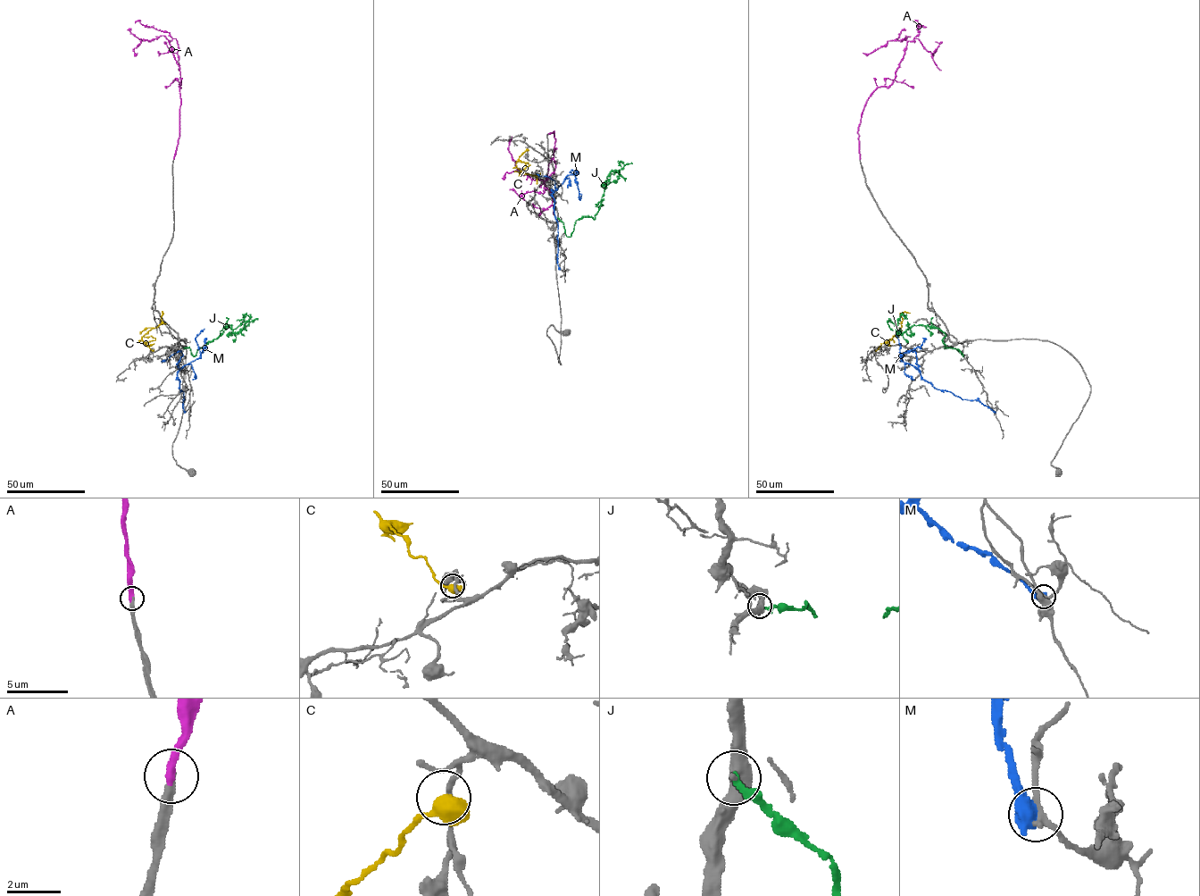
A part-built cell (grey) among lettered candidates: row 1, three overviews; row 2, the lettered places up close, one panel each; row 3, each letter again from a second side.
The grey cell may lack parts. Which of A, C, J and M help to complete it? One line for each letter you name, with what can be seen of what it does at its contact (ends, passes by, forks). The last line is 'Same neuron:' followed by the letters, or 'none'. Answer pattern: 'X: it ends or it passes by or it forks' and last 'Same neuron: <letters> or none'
A: it ends
Same neuron: A

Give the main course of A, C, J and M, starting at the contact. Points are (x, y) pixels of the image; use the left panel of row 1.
A: (173, 158), (179, 126), (179, 68), (169, 40), (163, 36), (141, 40), (134, 48), (137, 53)
C: (152, 349), (141, 338), (161, 322), (162, 313)
J: (183, 347), (189, 347), (195, 356), (228, 325), (237, 332), (247, 322), (246, 330)
M: (185, 412), (177, 372), (199, 357), (200, 353), (195, 338), (204, 329)

